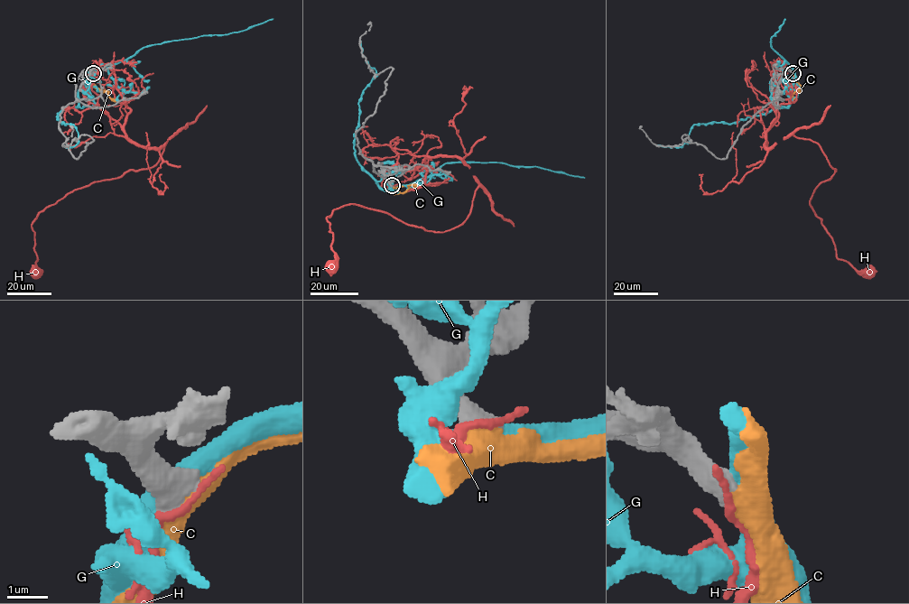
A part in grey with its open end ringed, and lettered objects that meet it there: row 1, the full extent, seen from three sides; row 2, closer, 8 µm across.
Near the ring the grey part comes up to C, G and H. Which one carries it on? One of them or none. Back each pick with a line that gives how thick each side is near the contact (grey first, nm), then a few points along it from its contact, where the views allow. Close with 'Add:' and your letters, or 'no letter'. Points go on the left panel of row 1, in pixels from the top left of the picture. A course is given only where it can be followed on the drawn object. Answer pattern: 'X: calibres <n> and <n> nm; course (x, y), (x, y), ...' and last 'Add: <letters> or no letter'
C: calibres 600 and 420 nm; course (92, 73), (90, 81), (116, 99)
Add: C

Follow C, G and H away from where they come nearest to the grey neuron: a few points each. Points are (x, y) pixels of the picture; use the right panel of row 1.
C: (793, 73), (800, 87), (793, 95), (793, 99)
G: (793, 72), (797, 88), (790, 91), (787, 106), (731, 124), (695, 124), (689, 142), (681, 146), (656, 144)
H: (793, 73), (765, 147), (791, 134), (818, 144), (836, 170), (810, 204), (837, 257), (868, 273)

